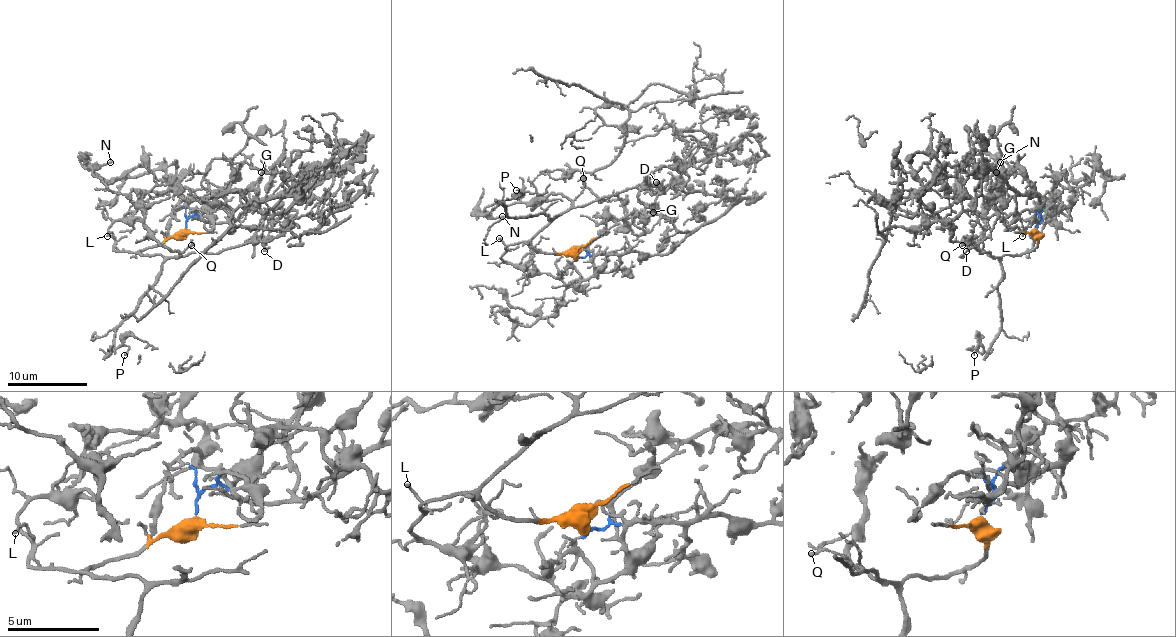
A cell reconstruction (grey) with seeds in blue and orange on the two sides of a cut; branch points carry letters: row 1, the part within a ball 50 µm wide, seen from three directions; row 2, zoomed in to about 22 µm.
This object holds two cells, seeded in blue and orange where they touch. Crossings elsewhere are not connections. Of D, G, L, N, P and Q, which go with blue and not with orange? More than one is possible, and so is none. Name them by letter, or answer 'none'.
D, G

